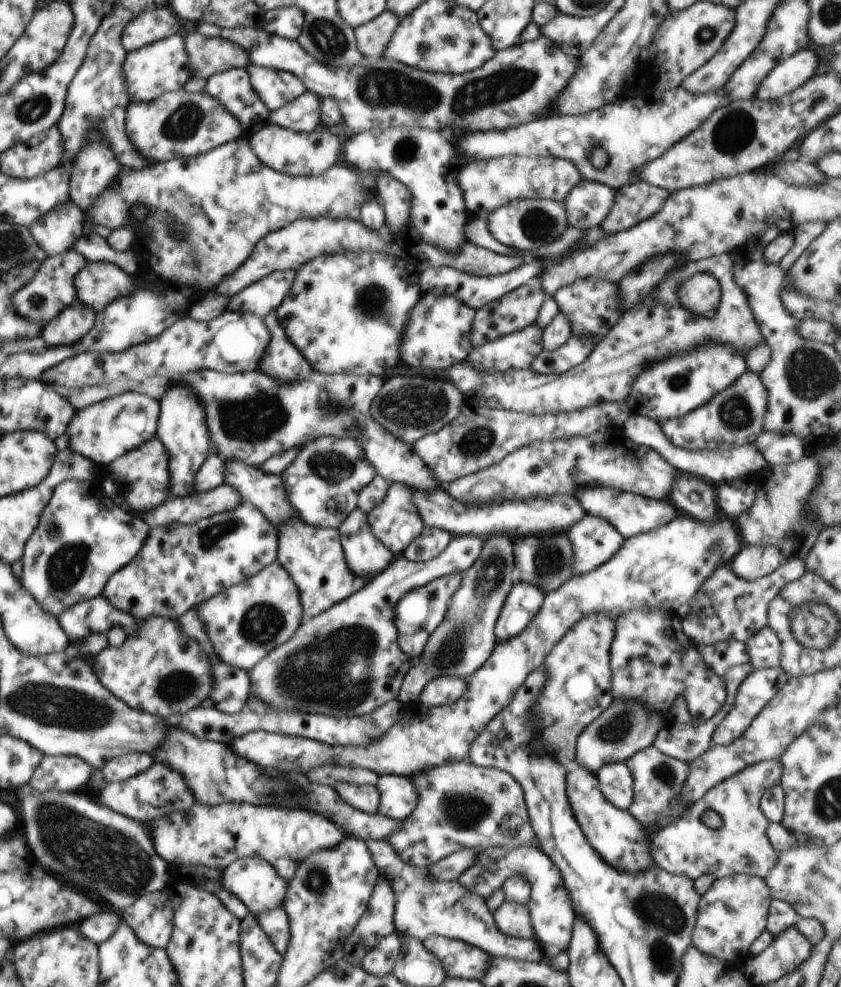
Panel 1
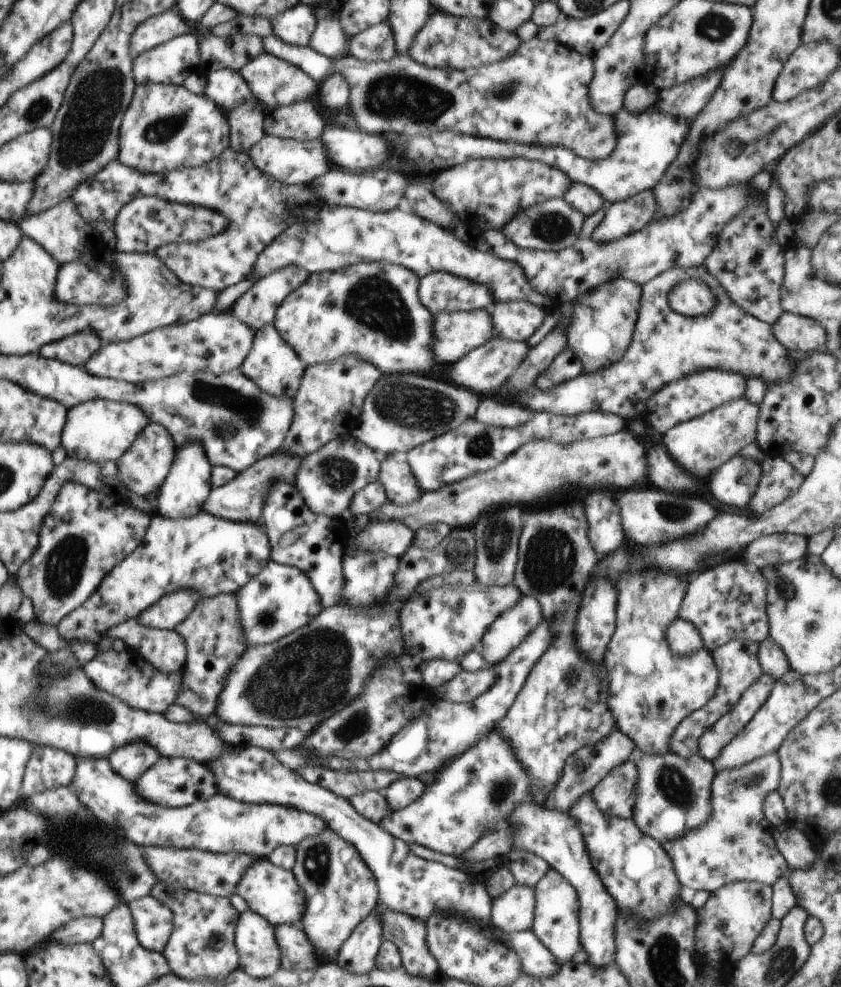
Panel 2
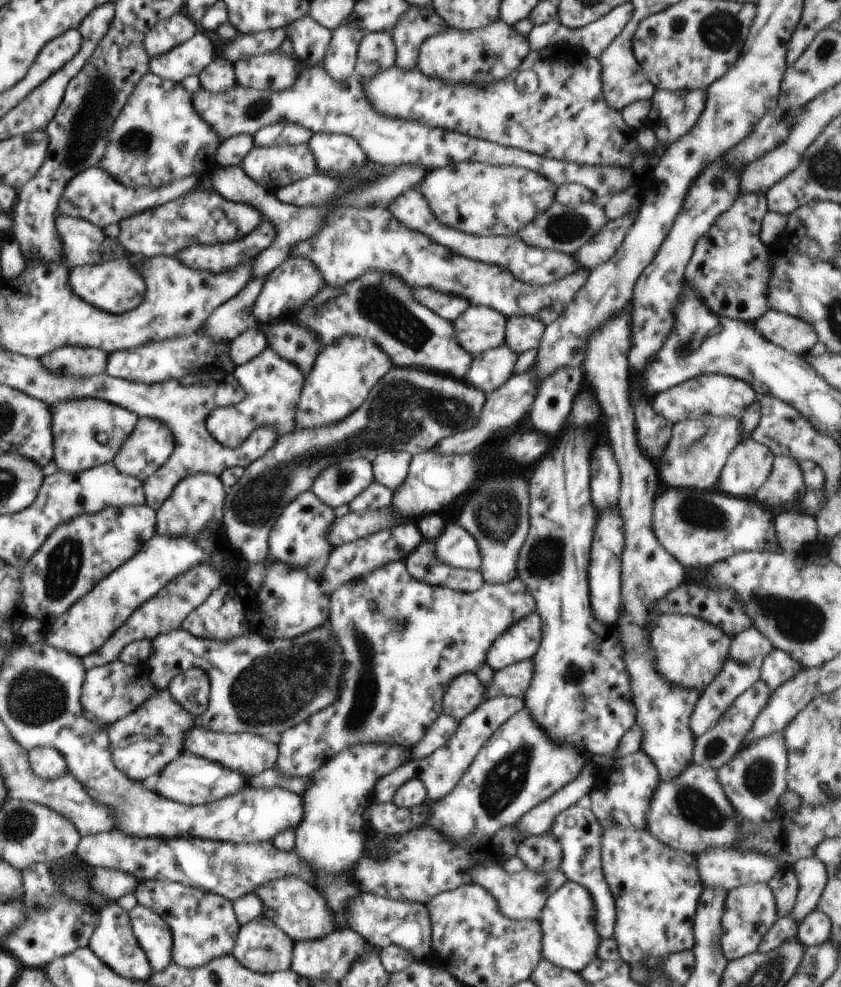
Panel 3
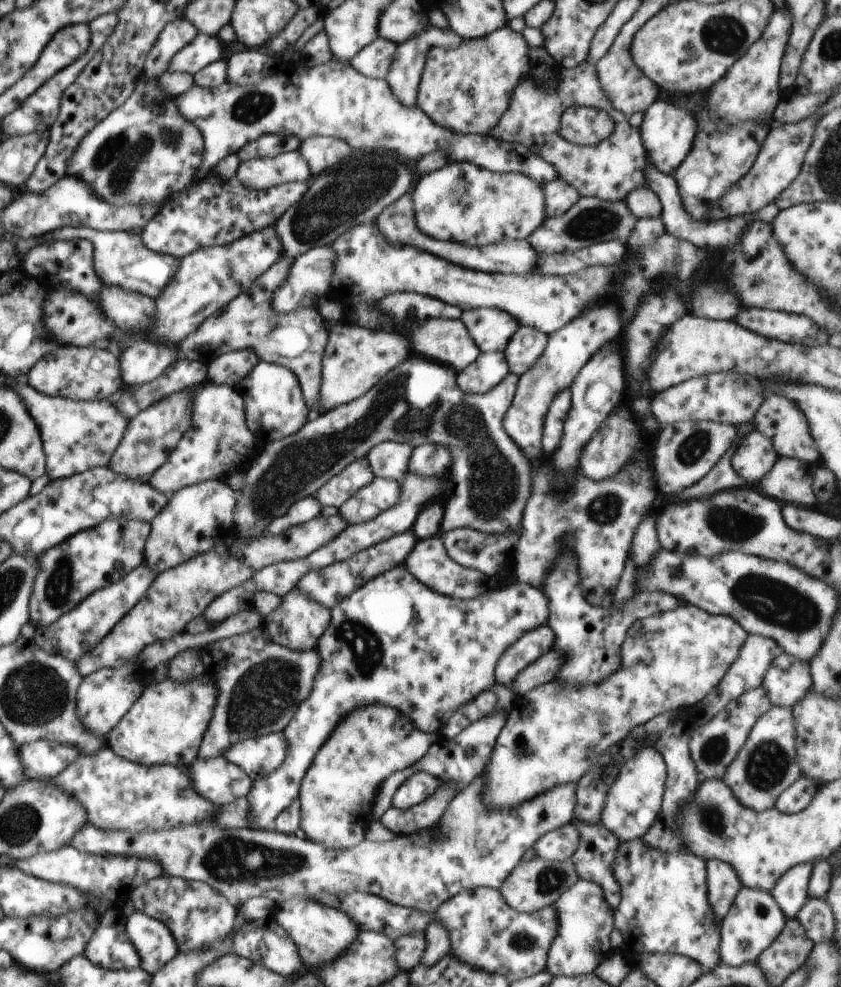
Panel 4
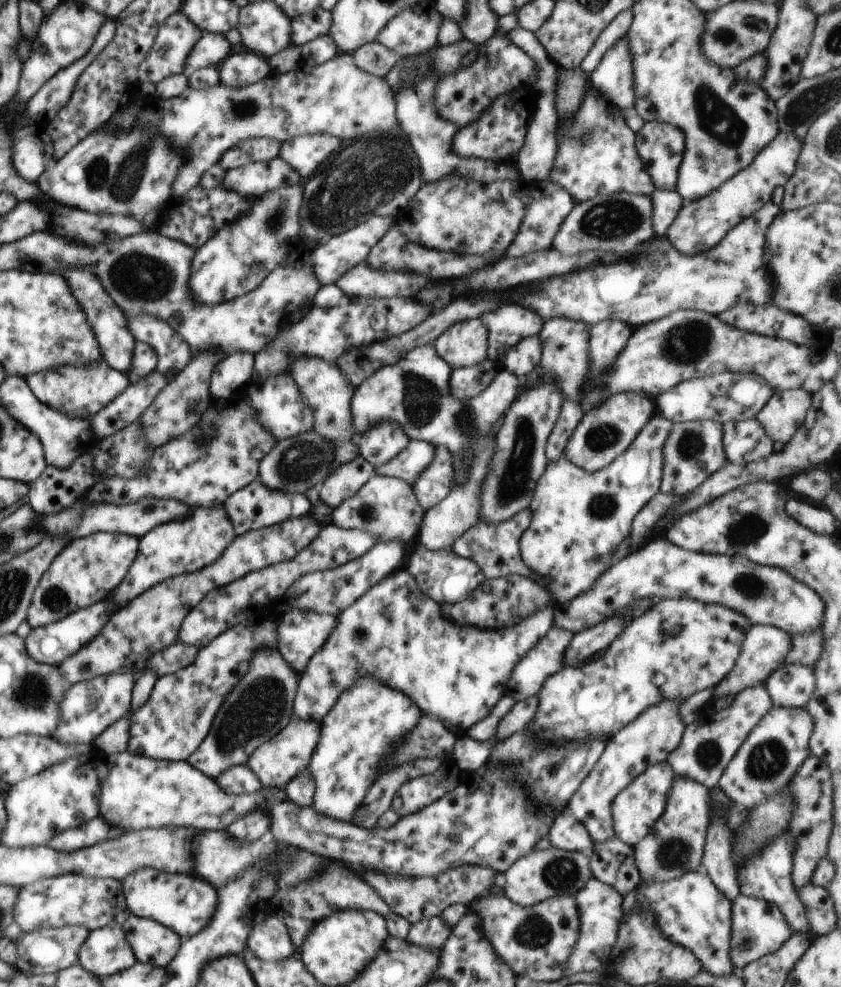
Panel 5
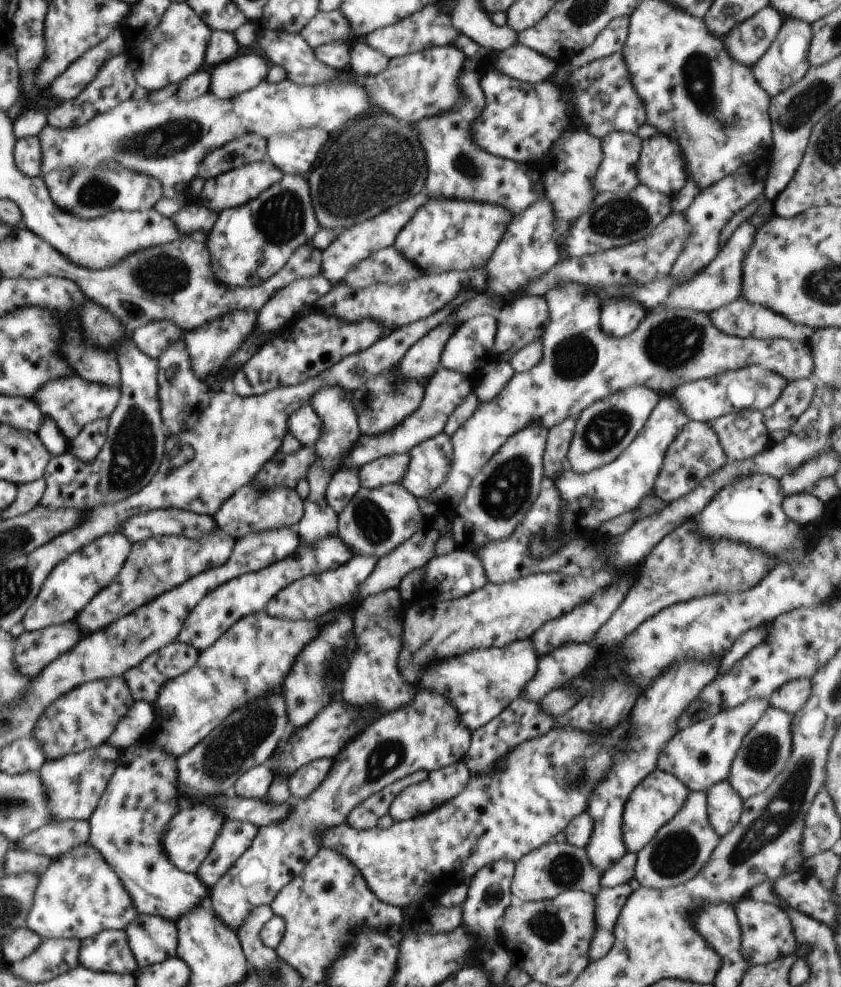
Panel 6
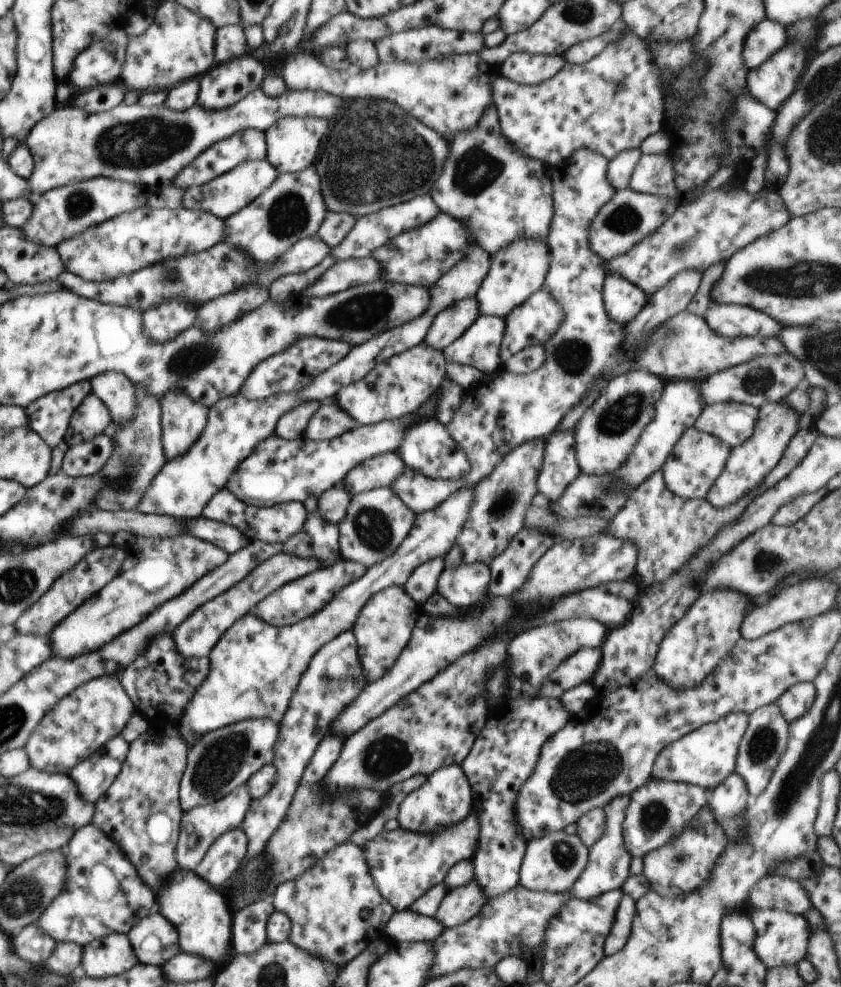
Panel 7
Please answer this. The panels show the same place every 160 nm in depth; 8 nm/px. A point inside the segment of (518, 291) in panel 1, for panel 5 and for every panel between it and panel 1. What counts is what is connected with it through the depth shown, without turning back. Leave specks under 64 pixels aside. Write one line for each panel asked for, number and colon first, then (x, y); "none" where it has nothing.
2: (518, 320)
3: (521, 333)
4: (527, 344)
5: (526, 355)

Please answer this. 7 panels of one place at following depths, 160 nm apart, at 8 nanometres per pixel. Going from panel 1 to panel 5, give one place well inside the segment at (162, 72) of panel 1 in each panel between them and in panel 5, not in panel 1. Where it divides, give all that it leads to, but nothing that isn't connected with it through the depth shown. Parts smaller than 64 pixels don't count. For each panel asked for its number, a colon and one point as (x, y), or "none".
2: (173, 62)
3: (191, 57)
4: (204, 49)
5: (212, 49)

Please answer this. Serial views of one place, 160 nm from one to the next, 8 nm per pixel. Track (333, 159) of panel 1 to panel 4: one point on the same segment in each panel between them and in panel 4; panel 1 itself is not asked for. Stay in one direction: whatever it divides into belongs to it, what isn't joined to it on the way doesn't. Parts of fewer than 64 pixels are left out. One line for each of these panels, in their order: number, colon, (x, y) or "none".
2: (292, 162)
3: (273, 167)
4: (262, 173)

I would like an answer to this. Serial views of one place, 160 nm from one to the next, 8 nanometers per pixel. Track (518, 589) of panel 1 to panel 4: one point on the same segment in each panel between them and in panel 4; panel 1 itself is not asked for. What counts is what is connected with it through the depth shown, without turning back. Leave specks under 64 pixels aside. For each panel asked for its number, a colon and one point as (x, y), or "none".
2: (514, 625)
3: (520, 642)
4: (532, 646)

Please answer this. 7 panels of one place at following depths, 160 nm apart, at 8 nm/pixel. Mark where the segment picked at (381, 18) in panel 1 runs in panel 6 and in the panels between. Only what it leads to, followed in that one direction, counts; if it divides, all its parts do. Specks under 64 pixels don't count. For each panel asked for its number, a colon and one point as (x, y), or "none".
2: (376, 43)
3: (376, 53)
4: (374, 60)
5: (375, 59)
6: (366, 61)

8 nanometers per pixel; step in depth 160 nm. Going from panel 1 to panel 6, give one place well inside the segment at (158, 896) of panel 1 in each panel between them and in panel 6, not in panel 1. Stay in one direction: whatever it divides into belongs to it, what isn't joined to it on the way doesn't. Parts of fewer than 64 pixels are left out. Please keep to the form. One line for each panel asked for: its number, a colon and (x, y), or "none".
2: (153, 923)
3: (154, 936)
4: (156, 946)
5: (153, 944)
6: (153, 939)

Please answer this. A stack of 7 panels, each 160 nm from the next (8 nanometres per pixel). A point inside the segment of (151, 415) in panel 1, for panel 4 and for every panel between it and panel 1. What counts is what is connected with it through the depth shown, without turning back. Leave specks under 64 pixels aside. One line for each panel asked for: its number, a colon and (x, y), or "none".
2: (98, 431)
3: (87, 432)
4: (76, 435)

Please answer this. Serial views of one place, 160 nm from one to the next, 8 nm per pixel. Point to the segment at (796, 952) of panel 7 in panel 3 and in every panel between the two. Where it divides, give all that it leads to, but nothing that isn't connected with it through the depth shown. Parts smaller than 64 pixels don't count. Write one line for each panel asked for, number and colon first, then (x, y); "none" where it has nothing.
3: (750, 911)
4: (754, 921)
5: (758, 928)
6: (767, 935)

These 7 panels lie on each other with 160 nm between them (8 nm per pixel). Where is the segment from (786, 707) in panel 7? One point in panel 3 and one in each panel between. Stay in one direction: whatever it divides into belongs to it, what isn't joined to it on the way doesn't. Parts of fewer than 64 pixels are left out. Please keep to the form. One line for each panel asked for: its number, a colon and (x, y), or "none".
3: (778, 667)
4: (788, 680)
5: (790, 686)
6: (790, 697)

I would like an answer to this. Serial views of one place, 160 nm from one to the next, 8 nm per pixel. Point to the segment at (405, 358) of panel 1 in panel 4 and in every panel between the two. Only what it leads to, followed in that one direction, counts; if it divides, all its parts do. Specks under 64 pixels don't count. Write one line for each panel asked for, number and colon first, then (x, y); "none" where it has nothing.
2: (456, 334)
3: (479, 328)
4: (492, 329)

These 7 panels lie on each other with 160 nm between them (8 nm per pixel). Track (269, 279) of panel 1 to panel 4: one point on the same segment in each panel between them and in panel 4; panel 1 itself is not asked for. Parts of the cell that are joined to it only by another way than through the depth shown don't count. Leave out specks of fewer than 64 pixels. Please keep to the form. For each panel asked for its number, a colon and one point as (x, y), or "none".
2: (257, 306)
3: (289, 287)
4: (309, 278)

